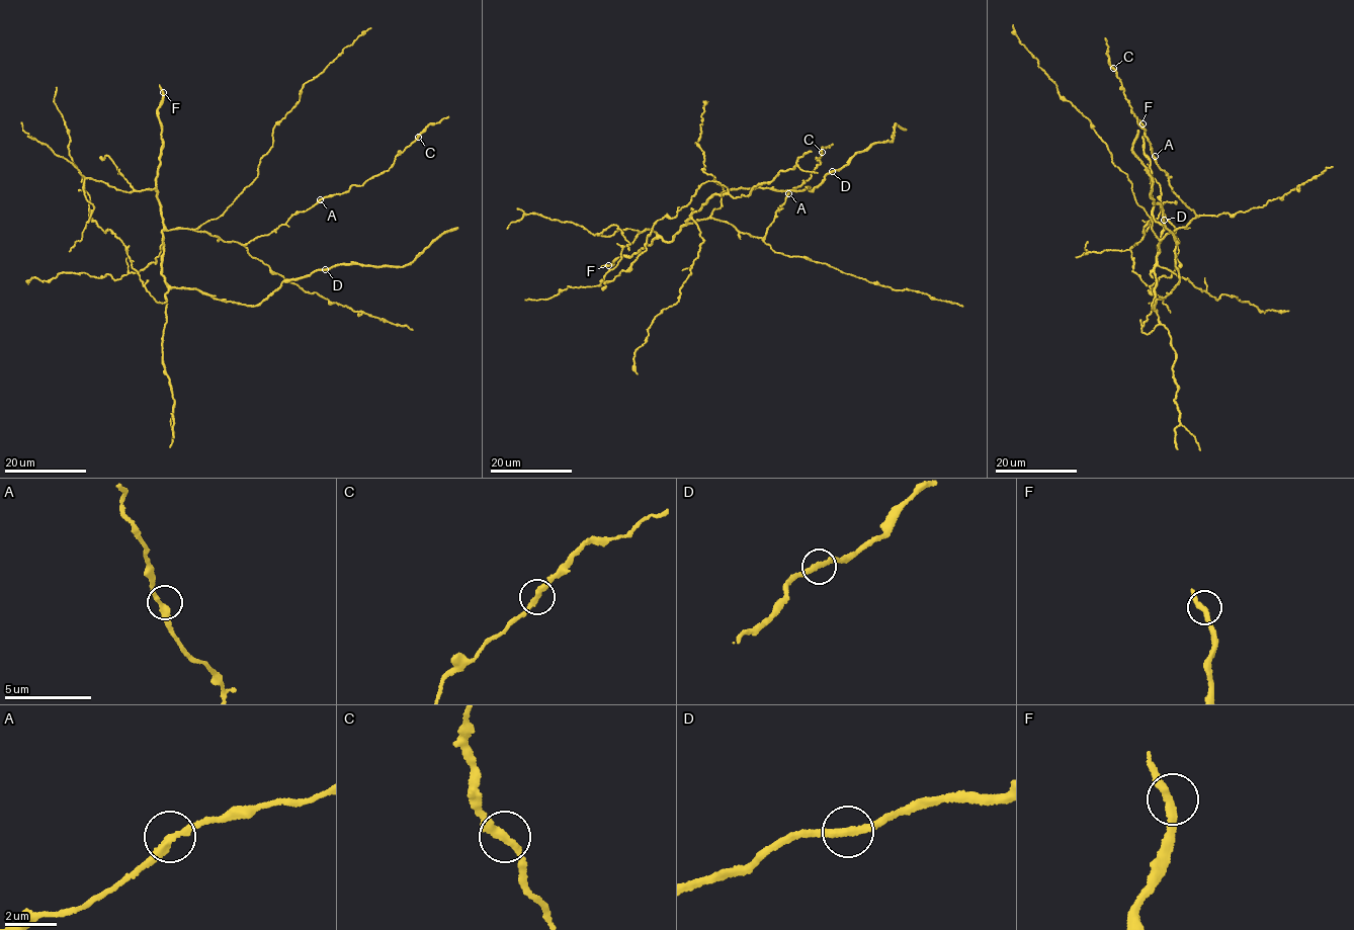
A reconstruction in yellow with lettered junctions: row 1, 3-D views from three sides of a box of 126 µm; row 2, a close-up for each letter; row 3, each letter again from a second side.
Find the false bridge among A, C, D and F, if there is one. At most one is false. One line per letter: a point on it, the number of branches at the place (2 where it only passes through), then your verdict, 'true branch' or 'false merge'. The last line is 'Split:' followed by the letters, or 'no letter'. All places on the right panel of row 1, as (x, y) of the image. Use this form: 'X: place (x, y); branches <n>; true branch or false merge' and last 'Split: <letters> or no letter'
A: place (1155, 156); branches 2; true branch
C: place (1113, 68); branches 2; true branch
D: place (1164, 220); branches 2; true branch
F: place (1143, 123); branches 2; true branch
Split: no letter

